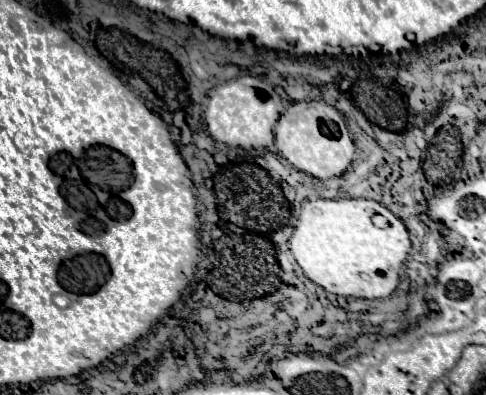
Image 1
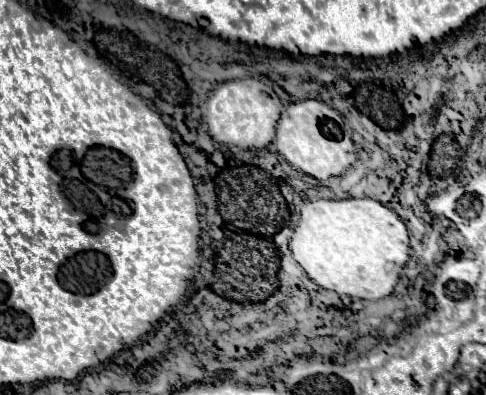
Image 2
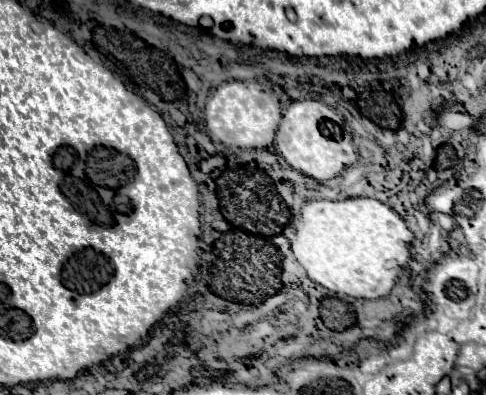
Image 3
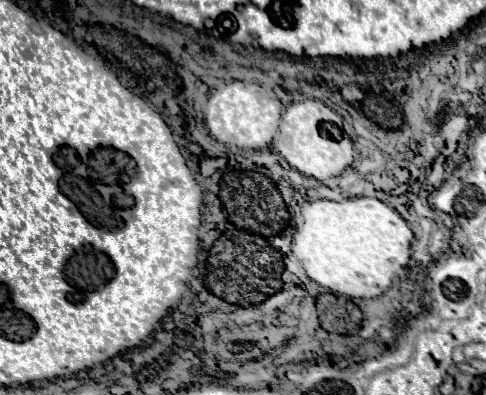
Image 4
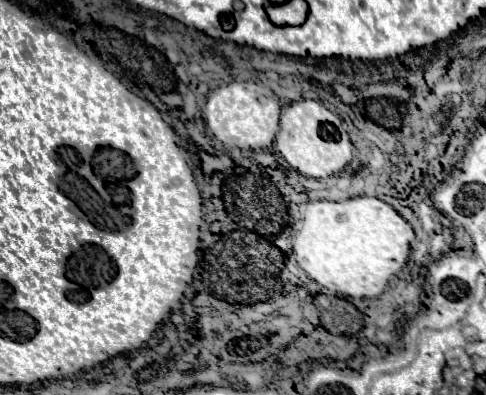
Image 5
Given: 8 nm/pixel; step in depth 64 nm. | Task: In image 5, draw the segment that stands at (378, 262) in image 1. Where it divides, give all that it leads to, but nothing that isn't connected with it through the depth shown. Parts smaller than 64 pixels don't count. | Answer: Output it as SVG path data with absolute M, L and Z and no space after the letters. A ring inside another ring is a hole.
M350 198L344 202L314 200L300 212L300 226L294 234L294 254L302 270L320 286L344 298L376 298L390 278L404 268L414 238L412 226L386 202L378 198Z

